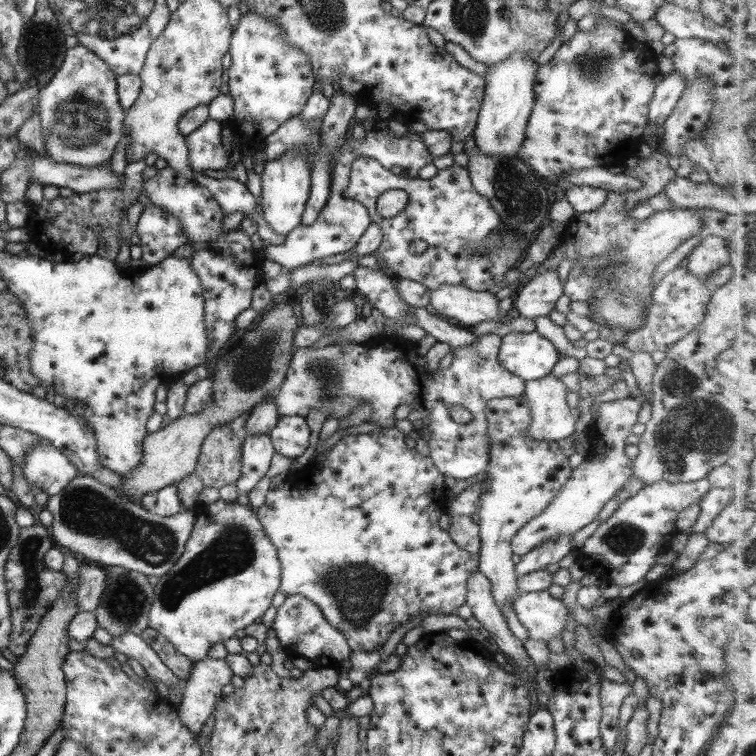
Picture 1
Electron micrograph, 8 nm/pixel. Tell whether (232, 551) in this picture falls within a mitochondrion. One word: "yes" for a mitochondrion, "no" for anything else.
yes

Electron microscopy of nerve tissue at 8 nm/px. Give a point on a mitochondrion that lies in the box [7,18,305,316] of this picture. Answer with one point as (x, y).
(78, 121)

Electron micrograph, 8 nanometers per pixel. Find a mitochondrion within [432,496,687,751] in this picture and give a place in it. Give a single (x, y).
(623, 538)

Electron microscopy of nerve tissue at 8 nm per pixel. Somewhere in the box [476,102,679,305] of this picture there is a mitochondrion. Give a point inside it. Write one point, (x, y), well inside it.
(521, 196)

